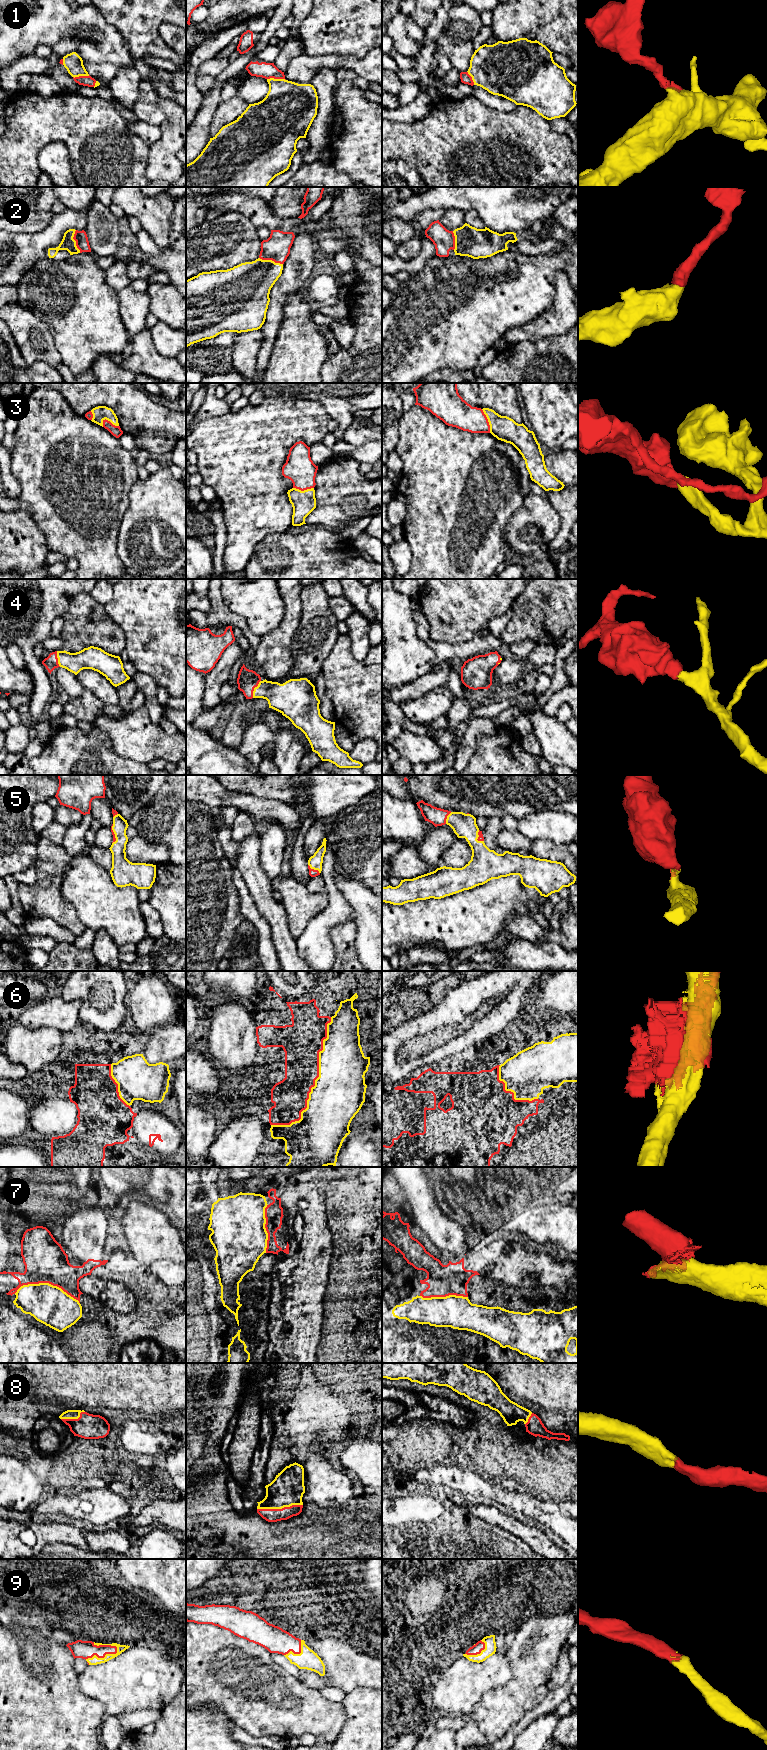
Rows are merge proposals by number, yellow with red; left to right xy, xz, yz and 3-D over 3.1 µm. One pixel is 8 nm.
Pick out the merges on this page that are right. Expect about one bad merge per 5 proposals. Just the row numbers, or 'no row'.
1, 2, 3, 4, 5, 8, 9

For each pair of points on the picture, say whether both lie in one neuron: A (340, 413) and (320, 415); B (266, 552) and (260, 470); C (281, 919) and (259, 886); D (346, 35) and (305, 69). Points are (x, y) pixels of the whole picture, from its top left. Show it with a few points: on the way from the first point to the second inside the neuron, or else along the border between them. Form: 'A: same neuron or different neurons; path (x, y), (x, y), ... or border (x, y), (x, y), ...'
A: different neurons; border (309, 400), (317, 400), (332, 418)
B: different neurons; border (286, 530), (266, 535), (257, 544), (251, 556)
C: same neuron; path (273, 911), (264, 901), (262, 894)
D: different neurons; border (304, 52), (311, 56), (346, 55)

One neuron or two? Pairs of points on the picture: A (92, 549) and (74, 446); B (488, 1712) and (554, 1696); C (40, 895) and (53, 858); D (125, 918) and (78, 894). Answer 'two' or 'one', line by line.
A: one
B: two
C: one
D: one

